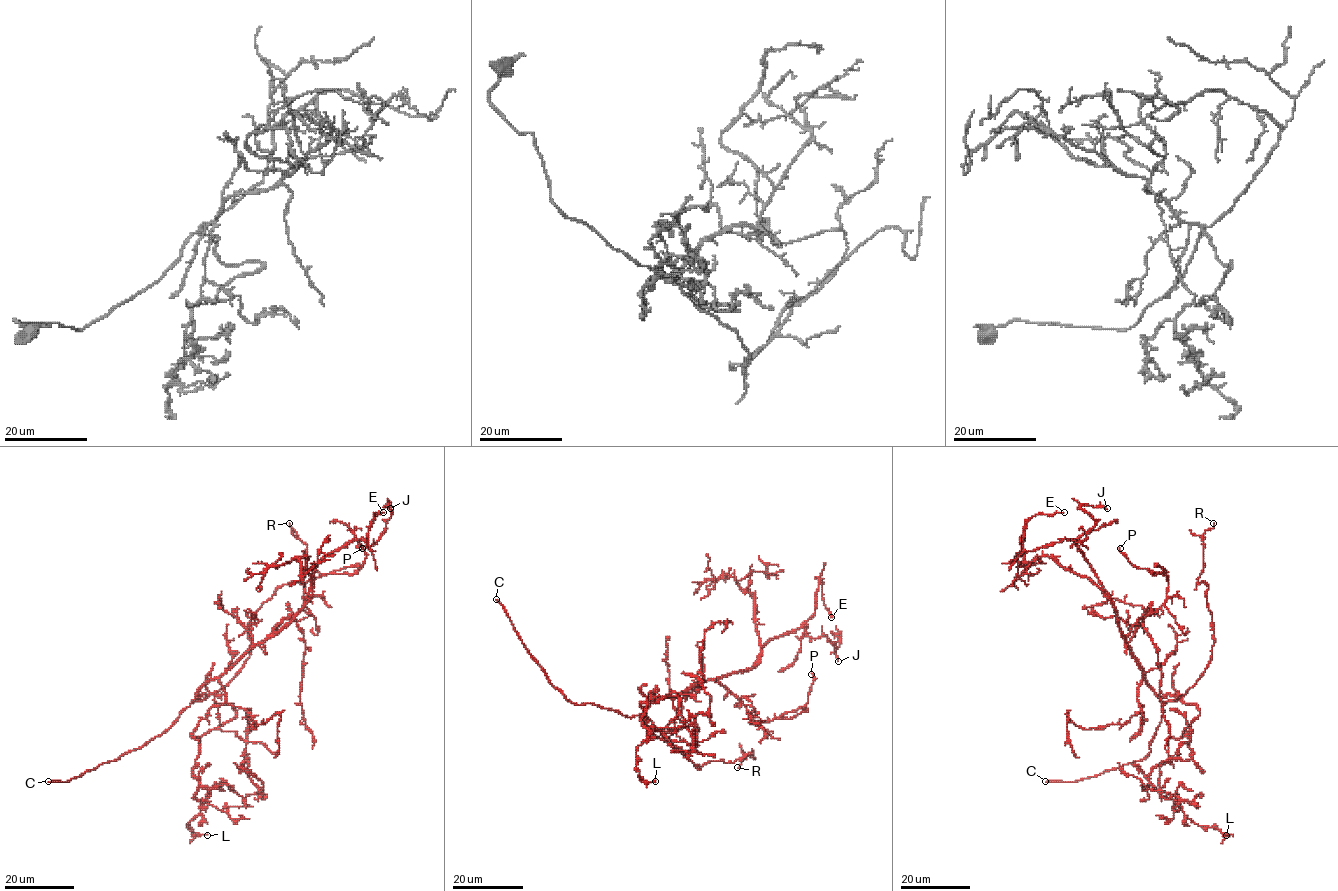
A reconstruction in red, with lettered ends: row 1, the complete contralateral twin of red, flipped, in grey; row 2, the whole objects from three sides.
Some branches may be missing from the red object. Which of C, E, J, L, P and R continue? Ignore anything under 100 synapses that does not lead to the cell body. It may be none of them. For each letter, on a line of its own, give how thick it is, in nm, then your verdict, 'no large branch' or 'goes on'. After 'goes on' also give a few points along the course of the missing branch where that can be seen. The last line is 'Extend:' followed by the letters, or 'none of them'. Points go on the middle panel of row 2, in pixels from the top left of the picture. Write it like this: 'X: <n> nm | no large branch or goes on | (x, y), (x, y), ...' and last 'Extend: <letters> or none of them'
C: 180 nm | goes on | (496, 599), (471, 592), (454, 569)
E: 160 nm | no large branch
J: 160 nm | no large branch
L: 130 nm | no large branch
P: 160 nm | no large branch
R: 100 nm | no large branch
Extend: C

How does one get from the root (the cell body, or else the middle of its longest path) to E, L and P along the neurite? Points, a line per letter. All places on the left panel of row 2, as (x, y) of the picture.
E: (218, 678), (292, 619), (314, 569), (327, 555), (359, 539), (371, 551), (369, 528), (373, 514), (383, 512)
L: (218, 678), (197, 697), (213, 694), (236, 715), (197, 737), (194, 797), (201, 812), (188, 827), (207, 835)
P: (218, 678), (285, 619), (298, 613), (309, 579), (331, 573), (354, 574), (366, 557), (362, 548)

